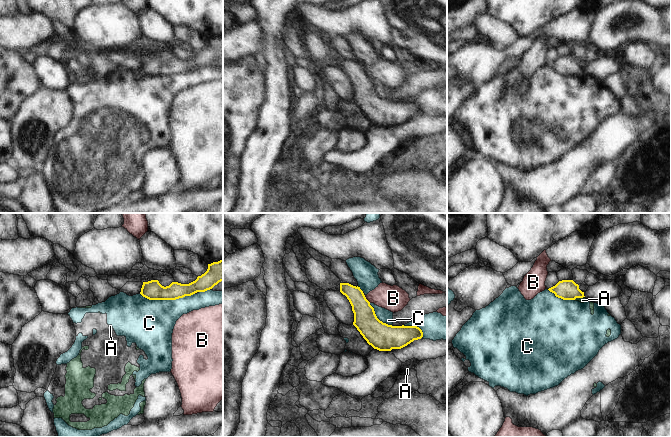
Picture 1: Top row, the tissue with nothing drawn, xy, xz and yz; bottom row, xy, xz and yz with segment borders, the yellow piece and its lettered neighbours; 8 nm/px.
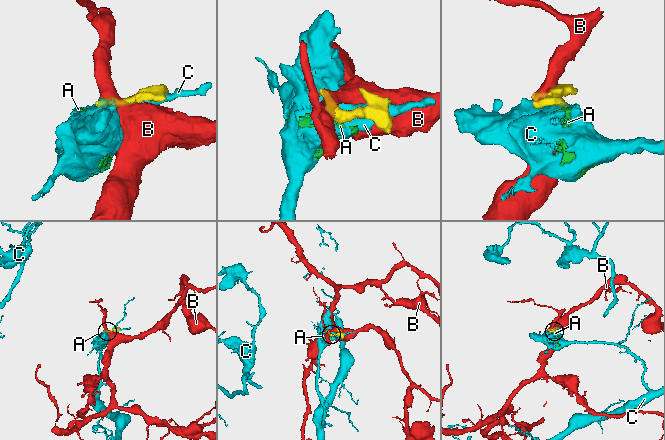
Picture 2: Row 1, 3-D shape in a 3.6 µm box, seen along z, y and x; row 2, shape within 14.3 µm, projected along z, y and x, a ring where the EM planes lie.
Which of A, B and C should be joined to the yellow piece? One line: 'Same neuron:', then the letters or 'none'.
Same neuron: none

